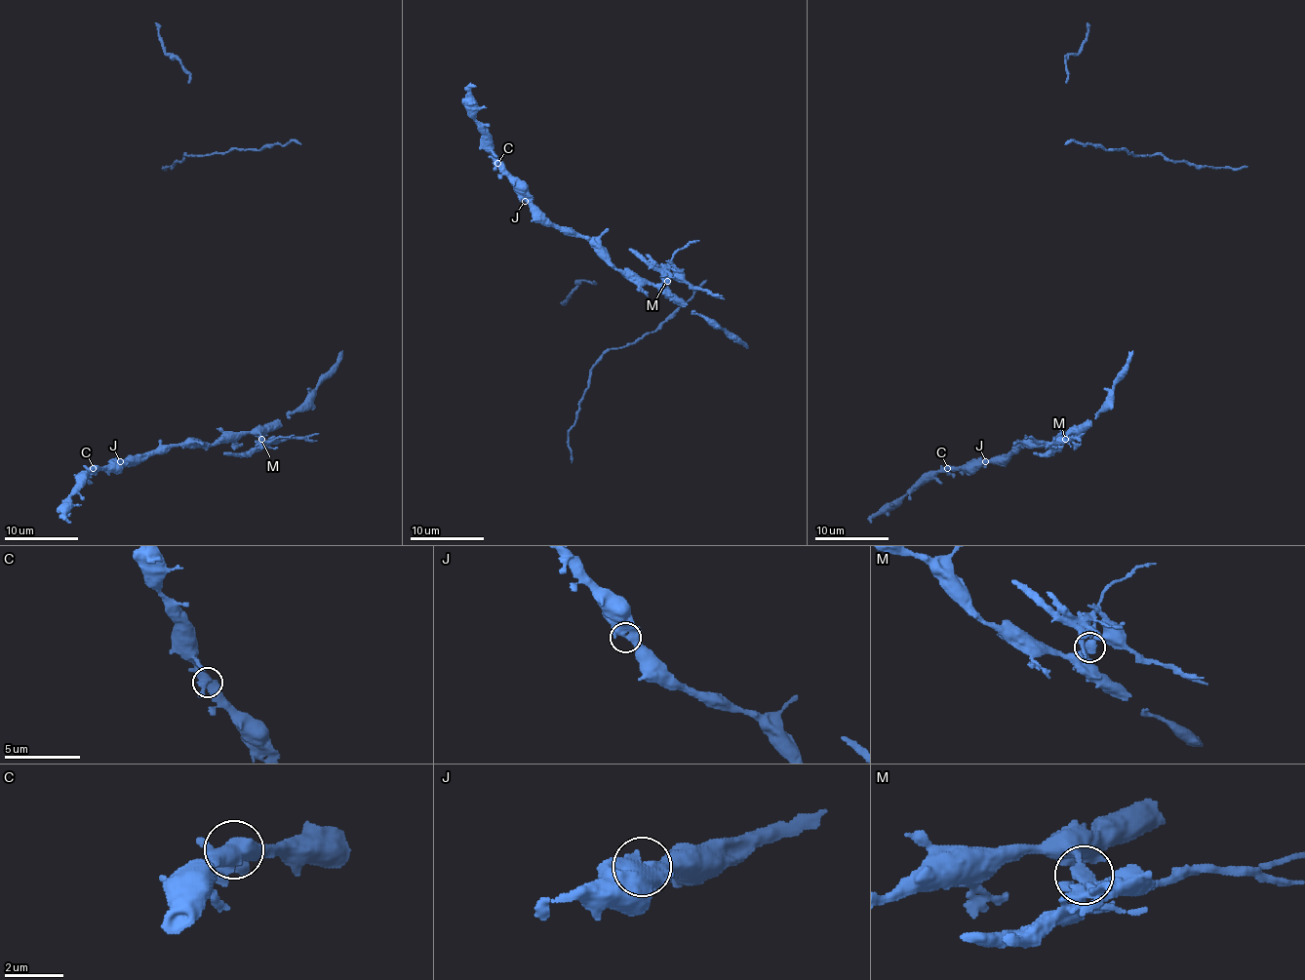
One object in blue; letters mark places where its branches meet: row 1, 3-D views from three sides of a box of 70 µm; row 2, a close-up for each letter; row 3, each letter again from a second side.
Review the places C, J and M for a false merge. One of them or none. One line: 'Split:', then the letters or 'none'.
Split: M

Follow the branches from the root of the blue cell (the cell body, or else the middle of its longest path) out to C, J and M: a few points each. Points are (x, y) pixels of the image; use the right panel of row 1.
C: (1125, 374), (1099, 413), (1062, 439), (1026, 443), (1006, 459), (972, 461), (947, 468)
J: (1125, 374), (1114, 386), (1112, 397), (1089, 422), (1055, 443), (1026, 443), (1012, 453), (996, 455), (985, 461)
M: (1125, 374), (1114, 386), (1112, 397), (1099, 413), (1066, 439)

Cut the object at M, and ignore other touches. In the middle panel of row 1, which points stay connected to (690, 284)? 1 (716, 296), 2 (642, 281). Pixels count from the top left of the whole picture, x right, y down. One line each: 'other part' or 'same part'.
1: same part
2: other part

